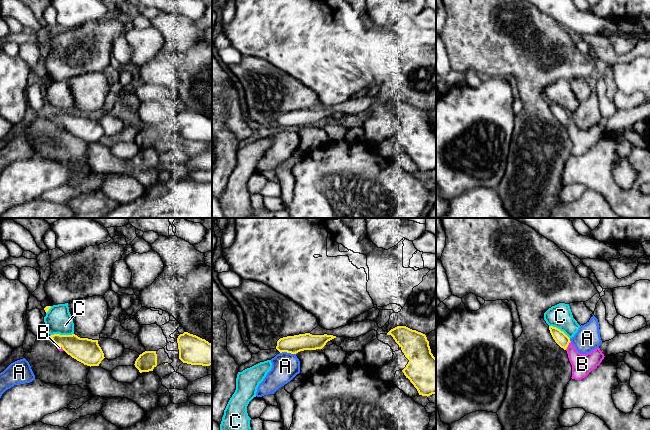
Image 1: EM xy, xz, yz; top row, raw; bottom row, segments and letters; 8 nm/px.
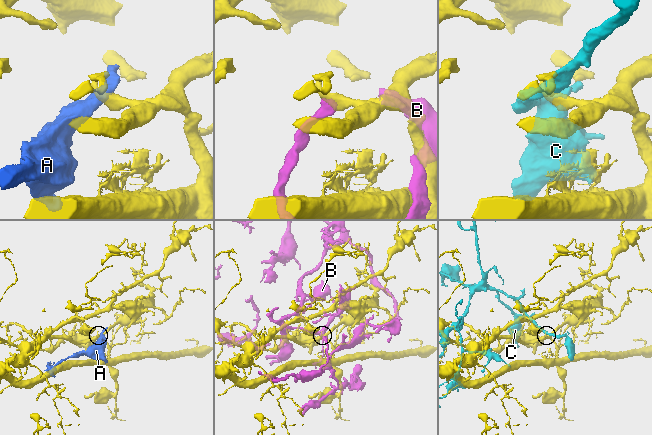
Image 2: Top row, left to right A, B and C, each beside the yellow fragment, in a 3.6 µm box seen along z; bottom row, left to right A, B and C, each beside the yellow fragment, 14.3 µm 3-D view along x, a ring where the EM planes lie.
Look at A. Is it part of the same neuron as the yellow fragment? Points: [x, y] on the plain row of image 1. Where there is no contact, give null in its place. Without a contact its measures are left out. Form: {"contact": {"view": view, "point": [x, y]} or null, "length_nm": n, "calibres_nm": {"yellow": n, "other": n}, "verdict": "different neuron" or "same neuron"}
{"contact": {"view": "xz", "point": [288, 128]}, "length_nm": 130, "calibres_nm": {"yellow": 140, "other": 220}, "verdict": "different neuron"}

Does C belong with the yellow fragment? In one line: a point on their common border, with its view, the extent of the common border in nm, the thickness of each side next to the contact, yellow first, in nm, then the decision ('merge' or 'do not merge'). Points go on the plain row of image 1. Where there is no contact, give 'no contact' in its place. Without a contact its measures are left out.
contact xy (61, 111); length 190 nm; calibres 200 and 220 nm; do not merge

